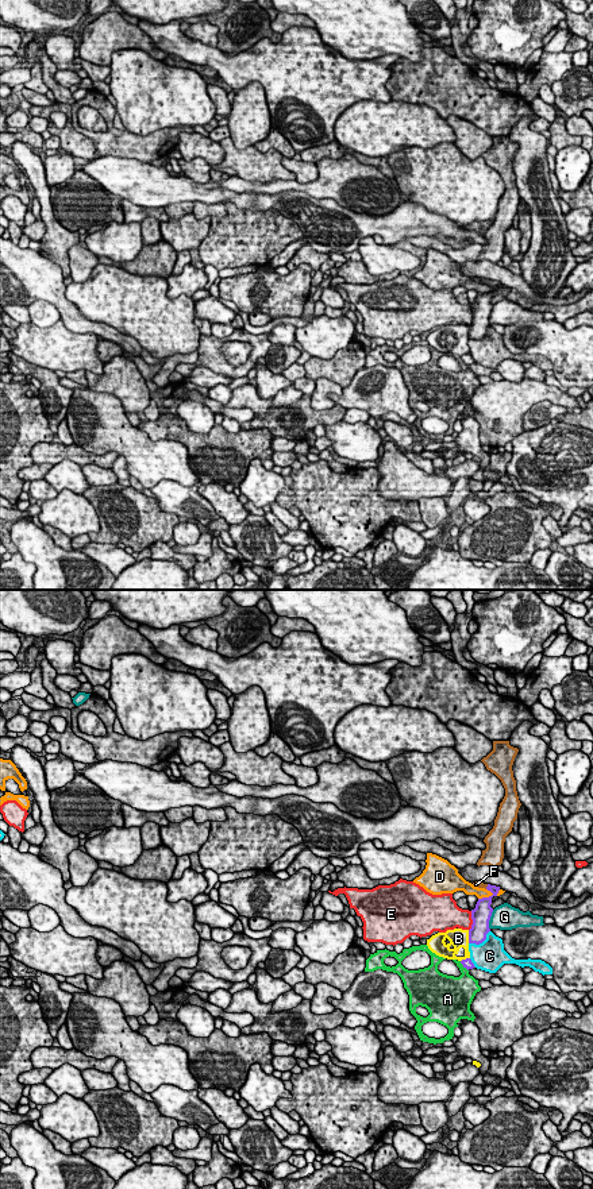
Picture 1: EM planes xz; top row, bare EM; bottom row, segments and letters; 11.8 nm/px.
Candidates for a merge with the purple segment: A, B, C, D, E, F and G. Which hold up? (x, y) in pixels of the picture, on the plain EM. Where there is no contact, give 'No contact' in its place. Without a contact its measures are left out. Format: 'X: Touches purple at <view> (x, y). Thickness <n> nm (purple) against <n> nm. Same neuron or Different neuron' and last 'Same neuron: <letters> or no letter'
A: Touches purple at xz (463, 362). Thickness 120 nm (purple) against 300 nm. Different neuron
B: Touches purple at xz (469, 332). Thickness 220 nm (purple) against 220 nm. Different neuron
C: Touches purple at xz (481, 338). Thickness 220 nm (purple) against 380 nm. Different neuron
D: Touches purple at xz (485, 293). Thickness 220 nm (purple) against 140 nm. Different neuron
E: Touches purple at xz (473, 316). Thickness 220 nm (purple) against 280 nm. Different neuron
F: Touches purple at xz (486, 282). Thickness 190 nm (purple) against 60 nm. Same neuron
G: Touches purple at xz (489, 315). Thickness 220 nm (purple) against 300 nm. Different neuron
Same neuron: F

